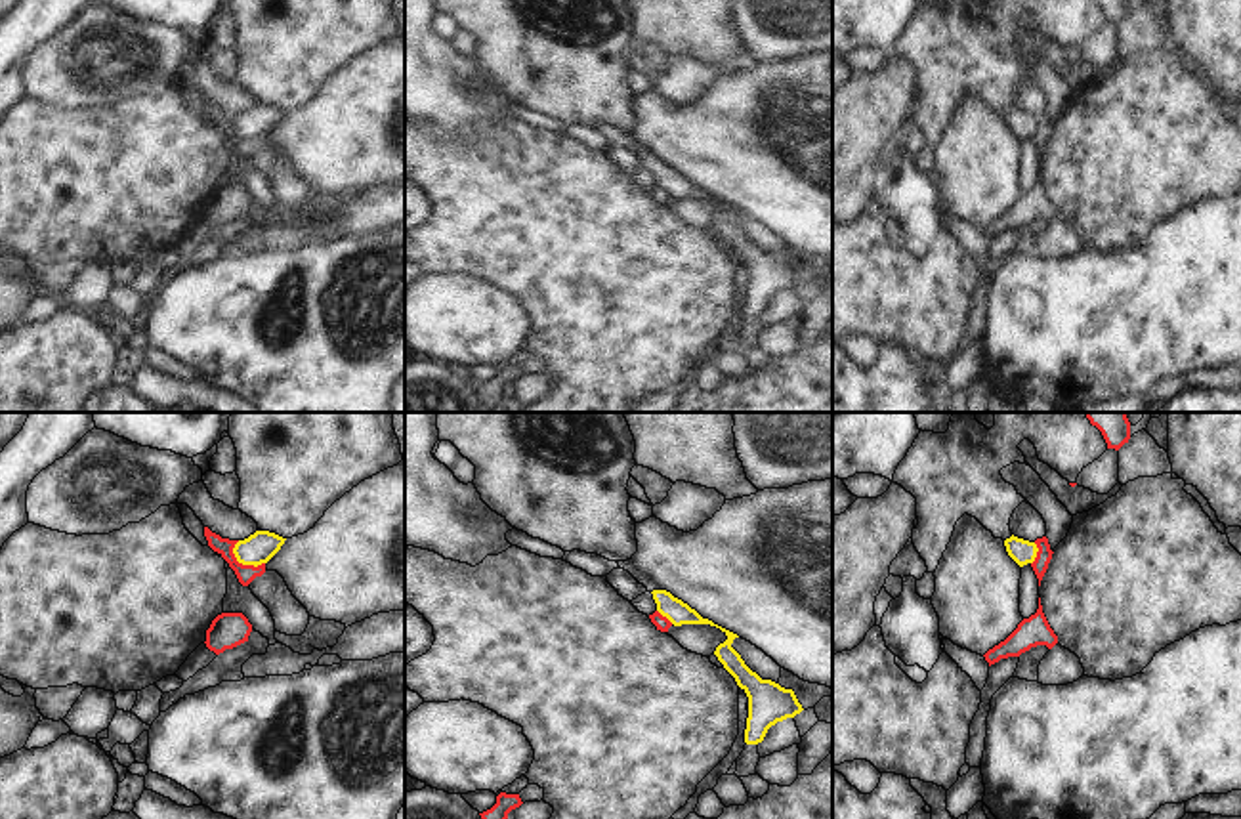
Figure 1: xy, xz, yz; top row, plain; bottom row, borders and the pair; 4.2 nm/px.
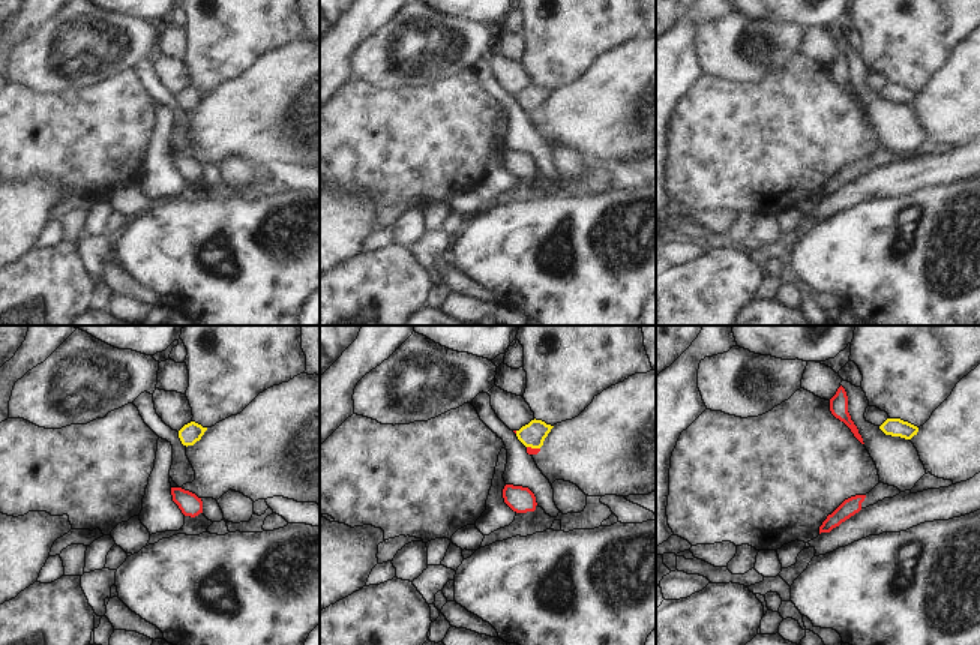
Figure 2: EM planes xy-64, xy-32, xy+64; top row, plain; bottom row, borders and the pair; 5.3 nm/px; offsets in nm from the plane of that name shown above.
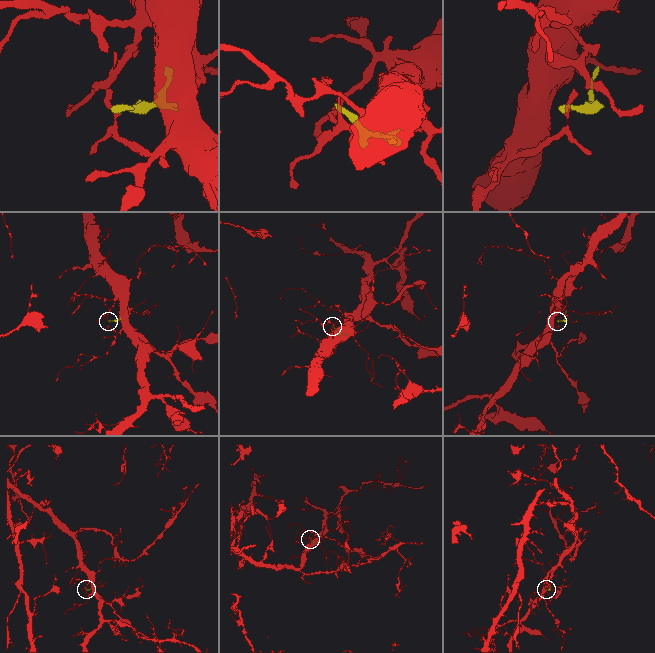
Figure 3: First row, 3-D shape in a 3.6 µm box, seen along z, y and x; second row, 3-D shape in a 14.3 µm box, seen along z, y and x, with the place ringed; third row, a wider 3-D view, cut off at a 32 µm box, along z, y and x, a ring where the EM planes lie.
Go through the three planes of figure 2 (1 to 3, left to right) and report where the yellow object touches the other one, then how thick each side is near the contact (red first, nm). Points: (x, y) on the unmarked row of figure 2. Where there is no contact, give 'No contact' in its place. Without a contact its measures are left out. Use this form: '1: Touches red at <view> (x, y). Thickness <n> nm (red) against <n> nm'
1: No contact
2: Touches red at xy-32 (533, 113). Thickness 40 nm (red) against 130 nm
3: No contact.

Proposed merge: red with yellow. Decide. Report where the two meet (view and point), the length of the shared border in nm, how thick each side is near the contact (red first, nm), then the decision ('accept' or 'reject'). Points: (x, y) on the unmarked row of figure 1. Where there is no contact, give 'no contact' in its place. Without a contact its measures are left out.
xy (241, 136) | 160 nm | 80/130 nm | reject

